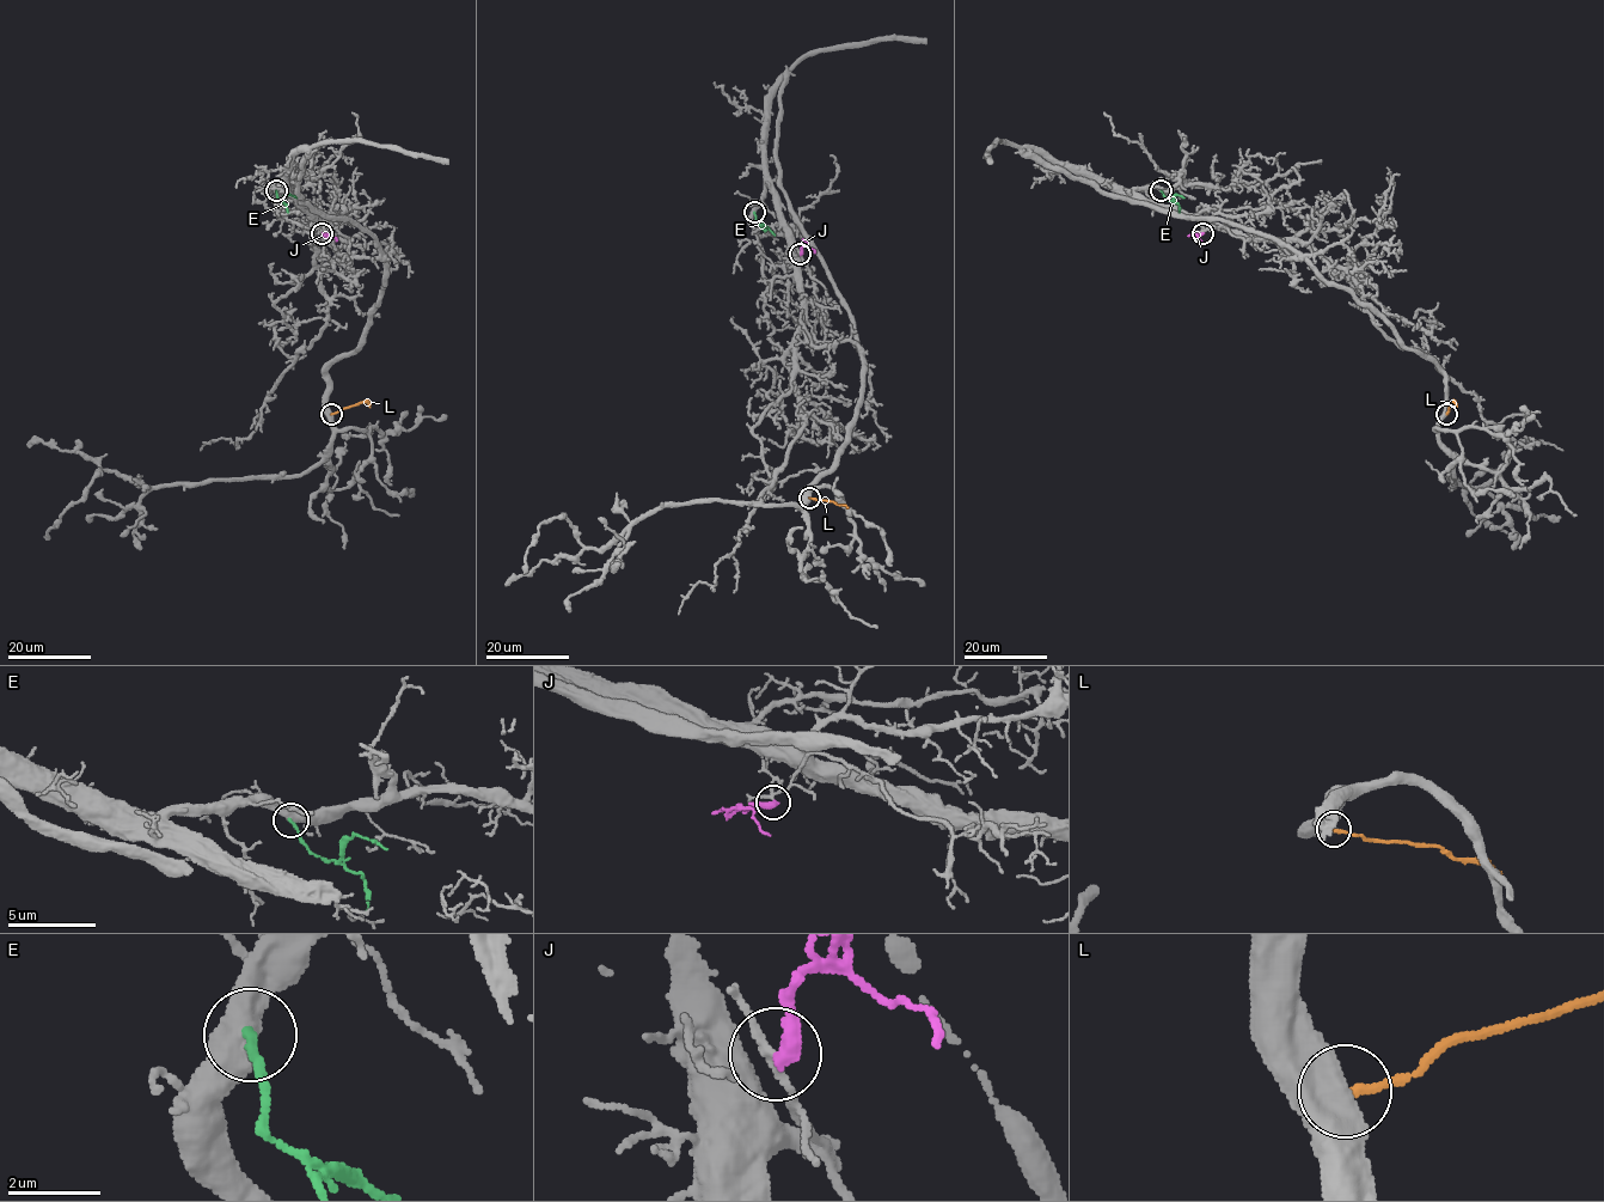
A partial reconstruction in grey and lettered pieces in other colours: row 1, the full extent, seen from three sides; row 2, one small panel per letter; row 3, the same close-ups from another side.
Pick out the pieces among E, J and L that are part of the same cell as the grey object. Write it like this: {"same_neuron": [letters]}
{"same_neuron": []}

